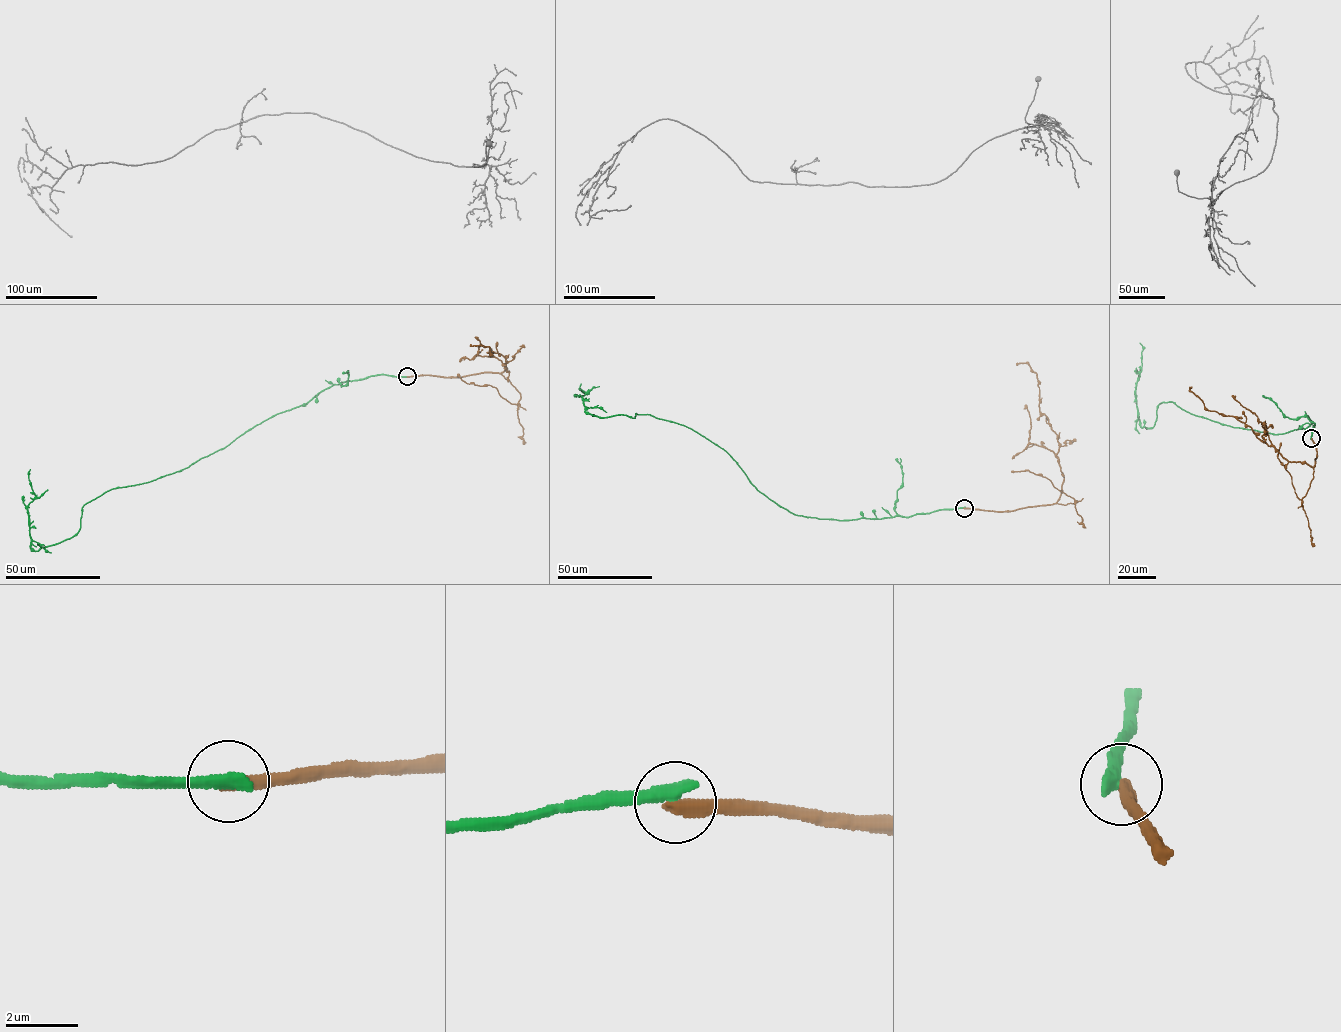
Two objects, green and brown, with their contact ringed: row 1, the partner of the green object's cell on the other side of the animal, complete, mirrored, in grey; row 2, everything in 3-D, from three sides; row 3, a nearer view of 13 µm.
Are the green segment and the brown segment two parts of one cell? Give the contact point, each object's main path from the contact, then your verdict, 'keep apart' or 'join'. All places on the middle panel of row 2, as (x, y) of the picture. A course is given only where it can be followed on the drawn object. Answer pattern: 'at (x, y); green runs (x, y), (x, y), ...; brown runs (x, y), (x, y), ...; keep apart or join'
at (964, 508); green runs (964, 508), (878, 519), (799, 516), (765, 496), (725, 450), (691, 429), (648, 414), (587, 413), (581, 384); brown runs (964, 508), (1015, 510), (1053, 504), (1061, 494), (1057, 435), (1040, 411), (1037, 374), (1027, 363), (1016, 364); keep apart

